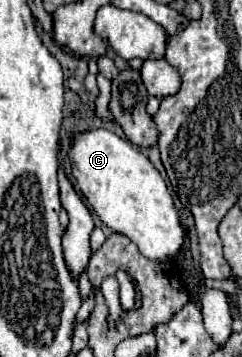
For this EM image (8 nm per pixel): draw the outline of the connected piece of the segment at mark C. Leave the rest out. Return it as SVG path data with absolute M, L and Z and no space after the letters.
M95 129L73 139L69 157L77 187L107 227L127 235L151 261L177 261L185 245L183 213L173 205L163 177L137 145L113 131Z

